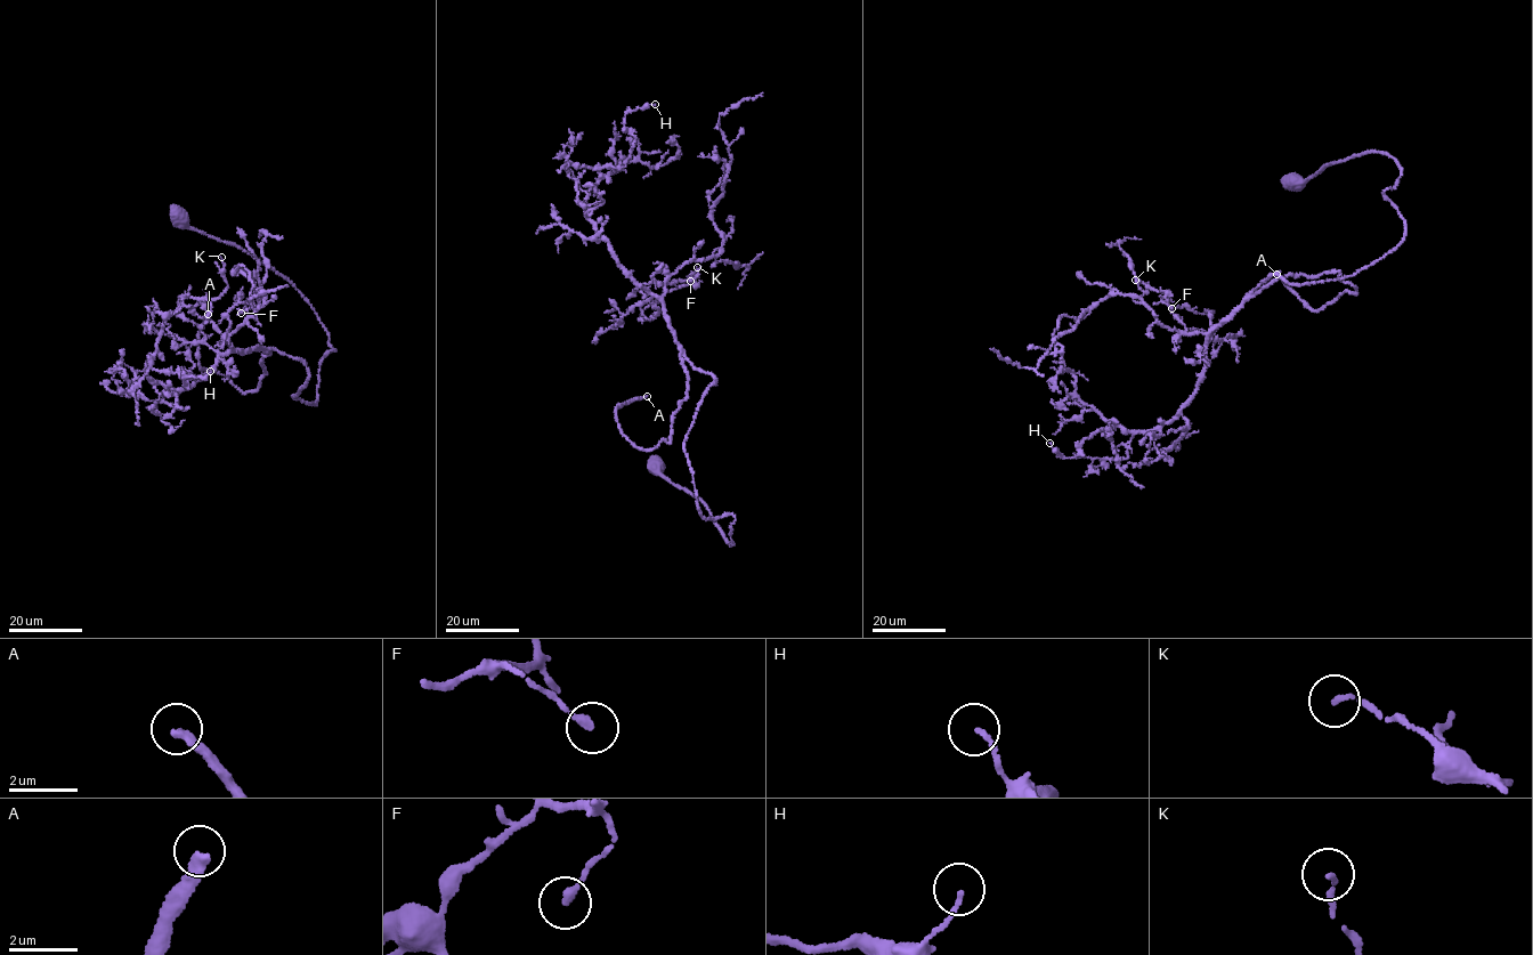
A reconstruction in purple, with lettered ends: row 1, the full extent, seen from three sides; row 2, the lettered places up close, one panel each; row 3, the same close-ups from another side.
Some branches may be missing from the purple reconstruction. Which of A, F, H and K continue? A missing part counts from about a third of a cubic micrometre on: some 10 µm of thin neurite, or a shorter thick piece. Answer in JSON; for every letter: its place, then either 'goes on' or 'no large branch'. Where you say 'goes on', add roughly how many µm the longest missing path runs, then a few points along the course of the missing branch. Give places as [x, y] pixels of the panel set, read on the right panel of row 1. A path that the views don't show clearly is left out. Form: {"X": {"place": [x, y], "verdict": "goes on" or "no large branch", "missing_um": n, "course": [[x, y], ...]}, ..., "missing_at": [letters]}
{"A": {"place": [1276, 274], "verdict": "goes on", "missing_um": 60}, "F": {"place": [1171, 308], "verdict": "no large branch"}, "H": {"place": [1049, 443], "verdict": "no large branch"}, "K": {"place": [1135, 280], "verdict": "no large branch"}, "missing_at": ["A"]}

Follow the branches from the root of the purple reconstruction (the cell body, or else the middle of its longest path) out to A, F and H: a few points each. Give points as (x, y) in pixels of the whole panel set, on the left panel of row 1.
A: (180, 216), (310, 306), (335, 350), (316, 403), (272, 348), (256, 390), (201, 369), (208, 314)
F: (180, 216), (310, 306), (335, 350), (315, 404), (292, 395), (302, 362), (230, 350), (241, 313)
H: (180, 216), (288, 280), (335, 350), (315, 404), (272, 348), (181, 389), (145, 367), (210, 371)

